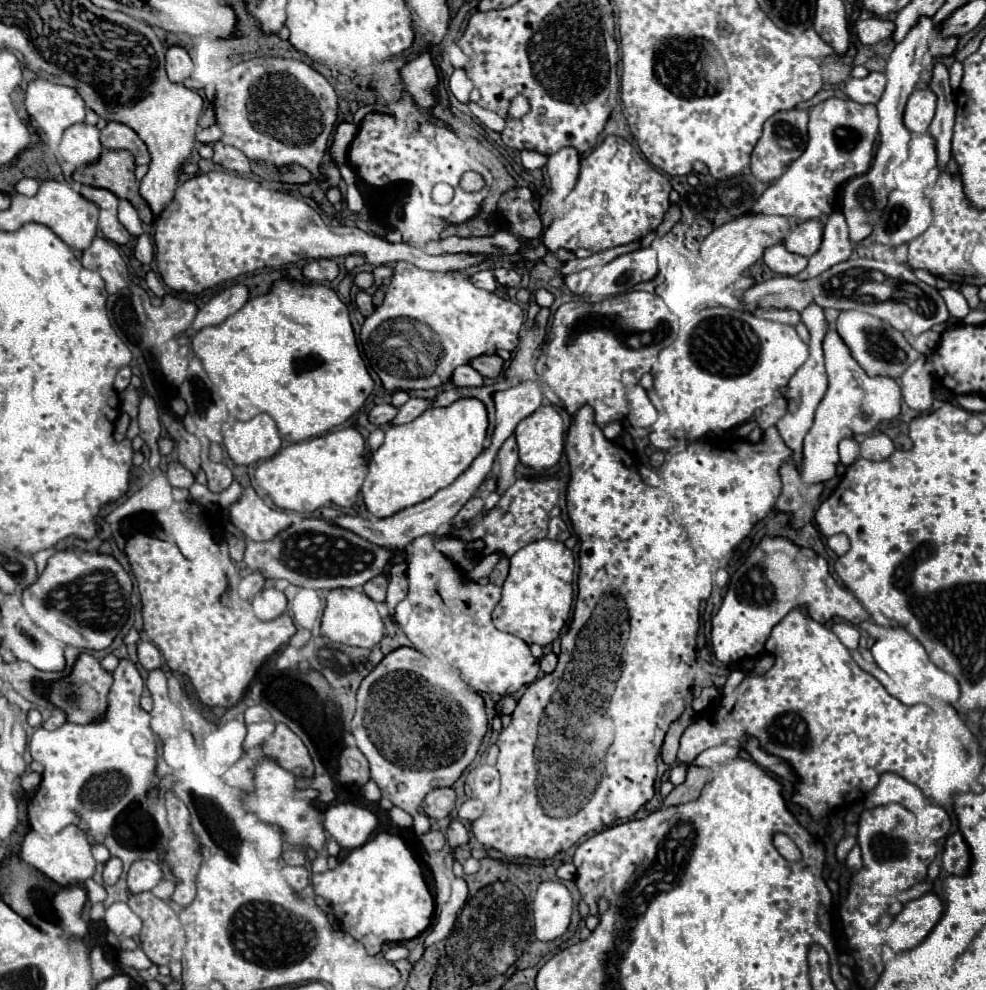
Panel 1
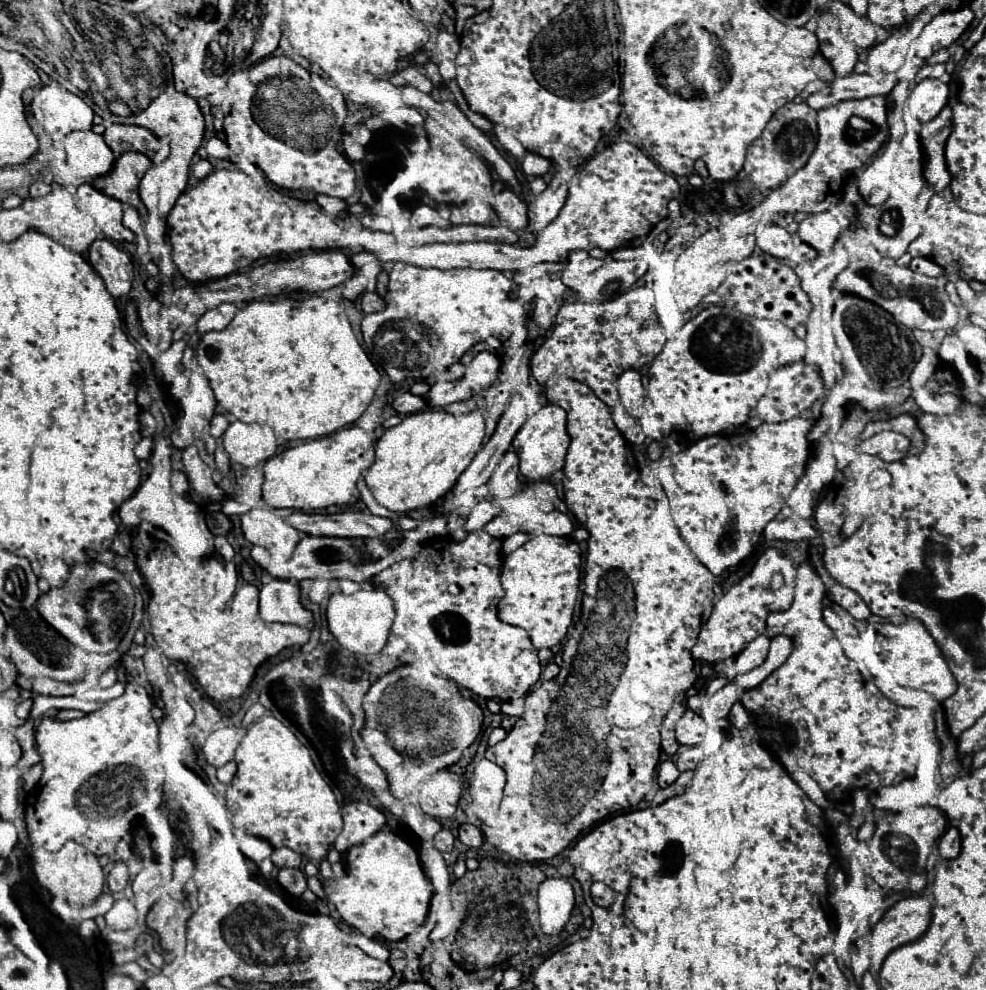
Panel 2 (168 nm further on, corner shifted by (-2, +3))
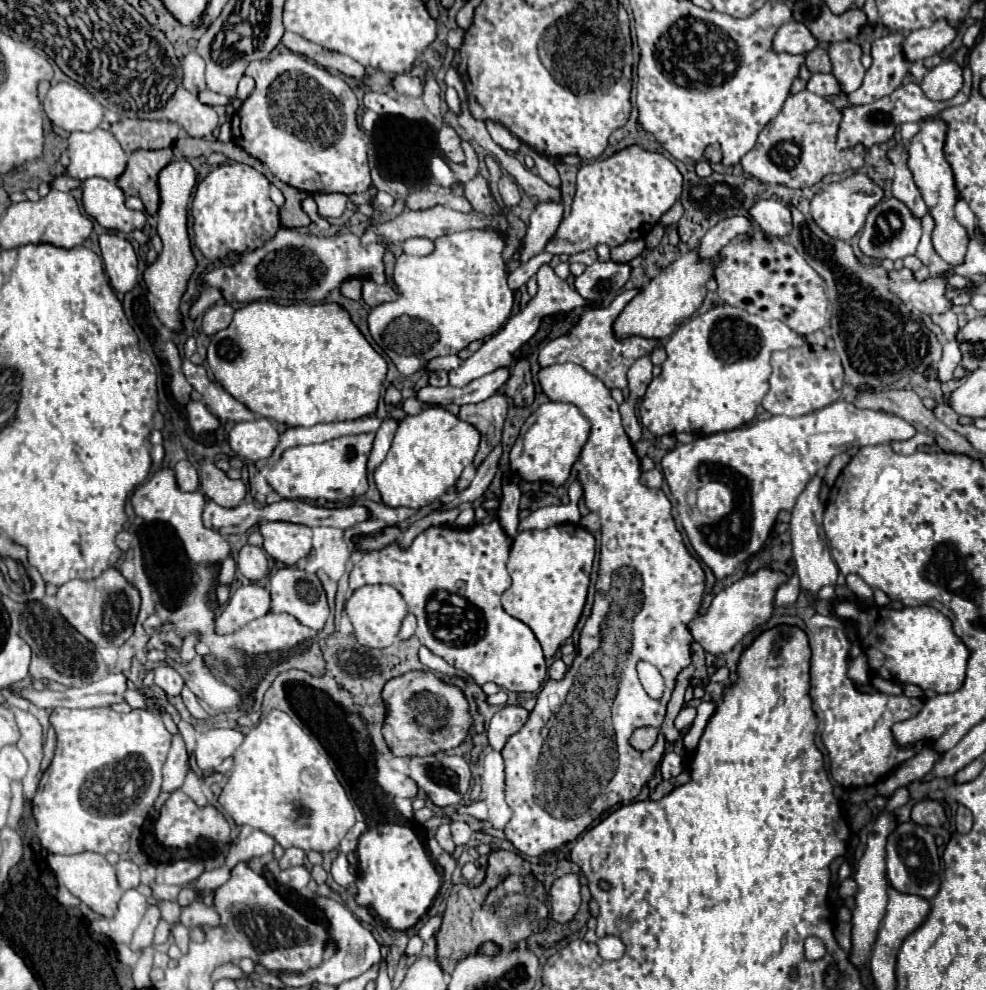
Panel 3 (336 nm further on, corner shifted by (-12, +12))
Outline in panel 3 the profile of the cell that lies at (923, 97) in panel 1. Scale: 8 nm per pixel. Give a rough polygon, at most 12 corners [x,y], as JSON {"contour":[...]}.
{"contour":[[952,60],[934,66],[920,82],[930,100],[950,100],[963,85]]}

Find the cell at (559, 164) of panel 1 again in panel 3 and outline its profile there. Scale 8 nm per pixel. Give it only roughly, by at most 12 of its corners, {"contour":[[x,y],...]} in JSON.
{"contour":[[562,200],[538,202],[520,262],[544,250],[564,214]]}

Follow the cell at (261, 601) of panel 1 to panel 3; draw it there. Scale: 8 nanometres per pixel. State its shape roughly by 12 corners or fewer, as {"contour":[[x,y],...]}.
{"contour":[[296,566],[270,578],[272,612],[314,630],[330,610],[320,580]]}

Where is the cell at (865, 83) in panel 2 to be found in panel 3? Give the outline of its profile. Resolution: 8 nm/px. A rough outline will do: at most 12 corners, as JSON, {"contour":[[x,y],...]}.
{"contour":[[814,74],[808,90],[822,98],[842,94],[834,74]]}

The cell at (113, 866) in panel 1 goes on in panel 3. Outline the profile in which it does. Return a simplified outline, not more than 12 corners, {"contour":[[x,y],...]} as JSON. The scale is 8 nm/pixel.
{"contour":[[132,860],[116,864],[118,882],[124,890],[140,884],[140,870]]}

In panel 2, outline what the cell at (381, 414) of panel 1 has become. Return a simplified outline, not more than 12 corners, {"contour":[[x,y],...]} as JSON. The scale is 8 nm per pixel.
{"contour":[[400,393],[392,399],[398,415],[426,409],[424,397]]}

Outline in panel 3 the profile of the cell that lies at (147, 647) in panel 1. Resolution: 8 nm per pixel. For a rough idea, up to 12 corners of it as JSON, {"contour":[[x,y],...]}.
{"contour":[[156,666],[154,678],[168,696],[178,696],[184,678],[172,666]]}

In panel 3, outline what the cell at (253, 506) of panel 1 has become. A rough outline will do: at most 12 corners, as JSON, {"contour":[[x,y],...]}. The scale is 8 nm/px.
{"contour":[[262,522],[264,550],[284,564],[310,554],[312,530]]}

